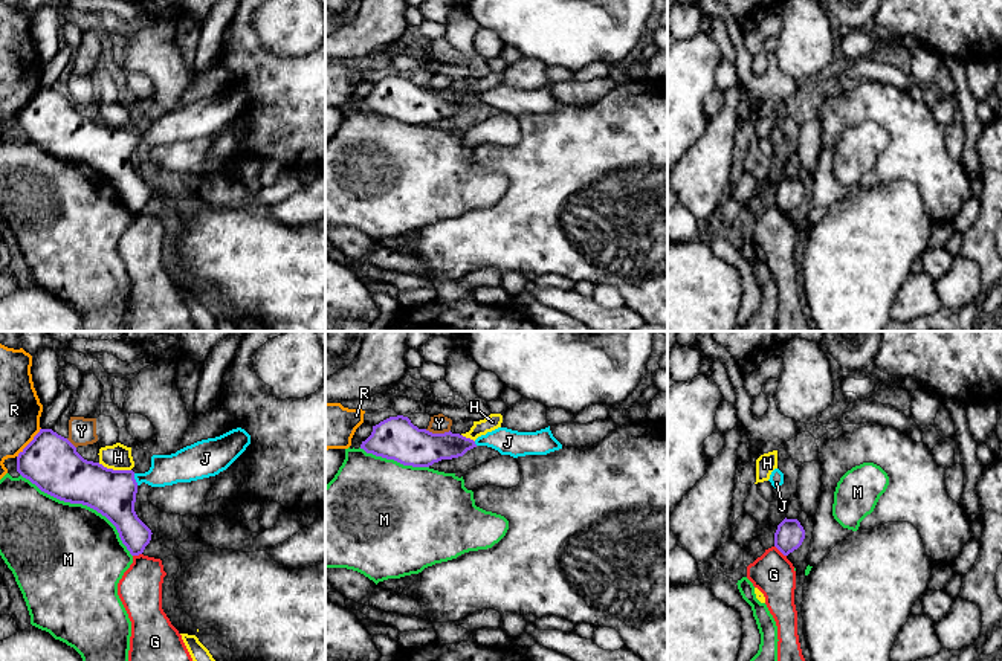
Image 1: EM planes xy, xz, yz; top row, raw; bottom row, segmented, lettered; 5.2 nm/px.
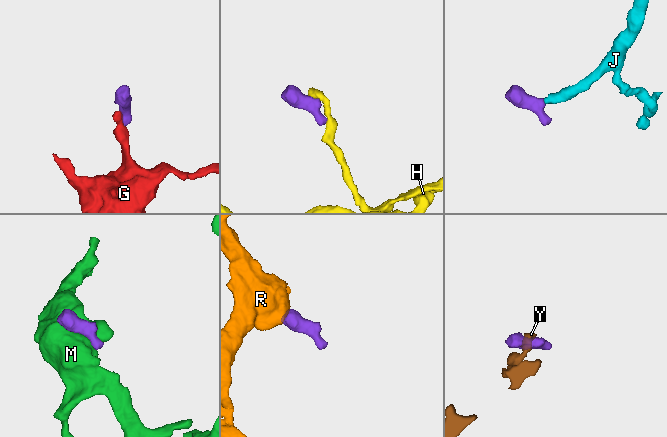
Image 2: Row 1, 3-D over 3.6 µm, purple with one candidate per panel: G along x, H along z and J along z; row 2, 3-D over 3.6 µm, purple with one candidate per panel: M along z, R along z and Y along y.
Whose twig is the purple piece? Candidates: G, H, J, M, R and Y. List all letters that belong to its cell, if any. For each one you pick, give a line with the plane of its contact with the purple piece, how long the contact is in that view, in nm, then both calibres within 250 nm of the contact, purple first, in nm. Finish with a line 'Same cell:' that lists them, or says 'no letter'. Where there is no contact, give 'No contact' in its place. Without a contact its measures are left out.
J: Touches purple in xy. Shared border 70 nm. Thickness 240 nm (purple) against 160 nm
Same cell: J

